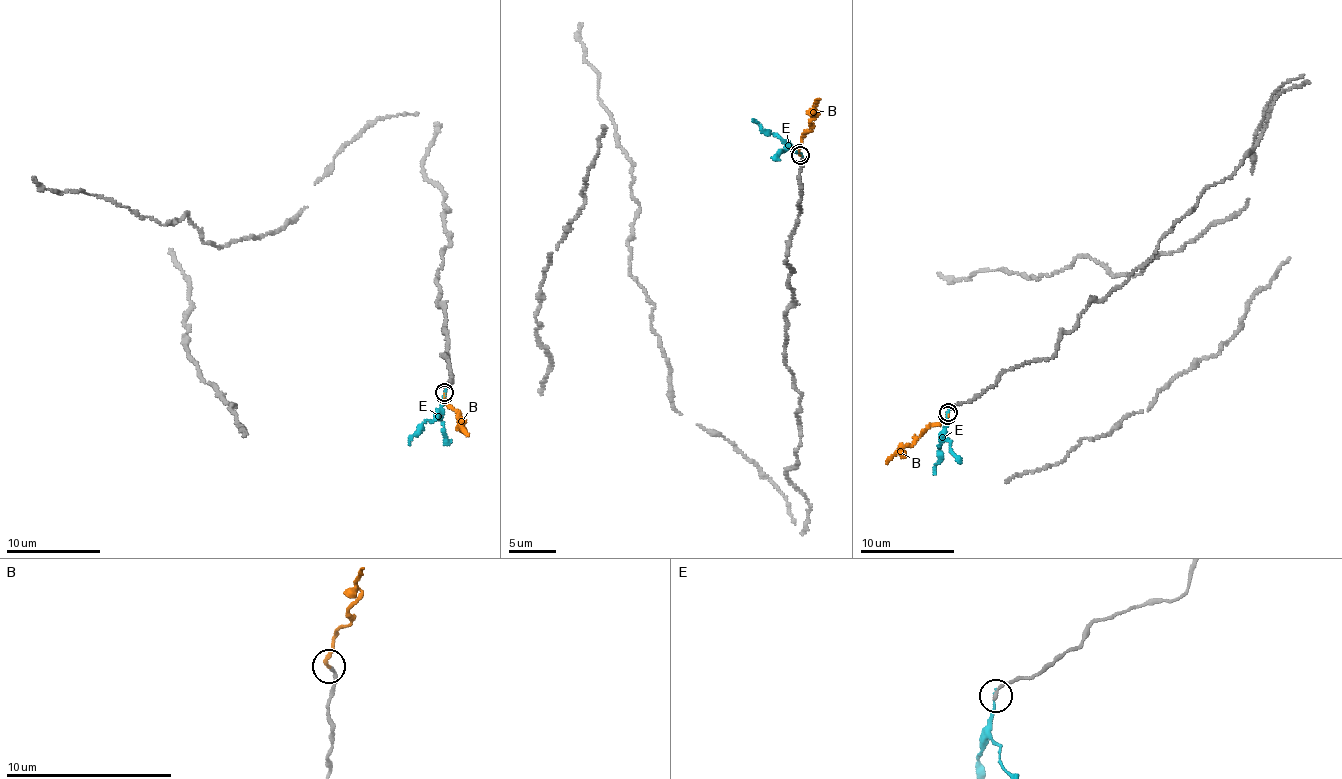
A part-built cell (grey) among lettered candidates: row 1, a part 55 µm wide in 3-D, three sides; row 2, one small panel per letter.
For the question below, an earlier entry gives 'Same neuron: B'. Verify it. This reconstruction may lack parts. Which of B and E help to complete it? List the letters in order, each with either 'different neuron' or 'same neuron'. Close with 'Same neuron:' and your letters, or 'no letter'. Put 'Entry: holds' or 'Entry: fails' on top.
Entry: holds
B: same neuron
E: different neuron
Same neuron: B

